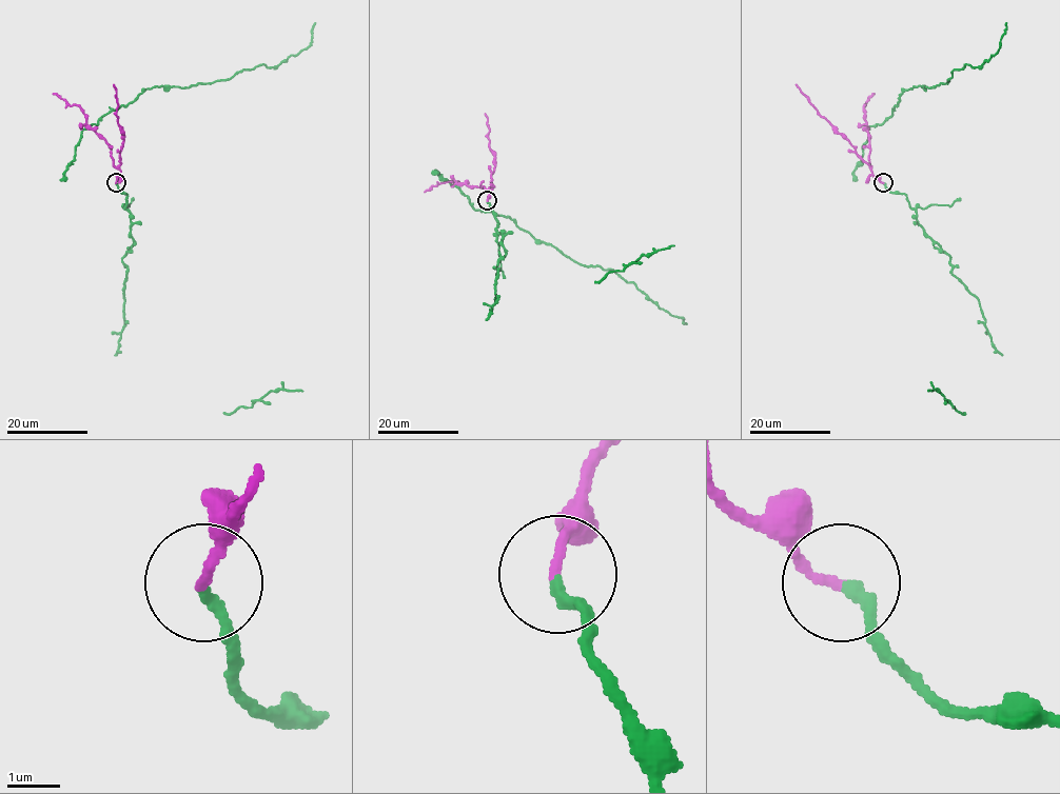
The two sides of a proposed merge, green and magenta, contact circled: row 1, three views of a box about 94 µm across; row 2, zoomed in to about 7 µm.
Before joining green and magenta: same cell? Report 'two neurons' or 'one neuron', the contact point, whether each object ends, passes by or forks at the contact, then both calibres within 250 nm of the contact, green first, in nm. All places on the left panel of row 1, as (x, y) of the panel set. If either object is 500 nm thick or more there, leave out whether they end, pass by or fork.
one neuron; at (116, 182); green ends there; magenta ends there; 240 nm thick on the green side, 170 nm on the other

